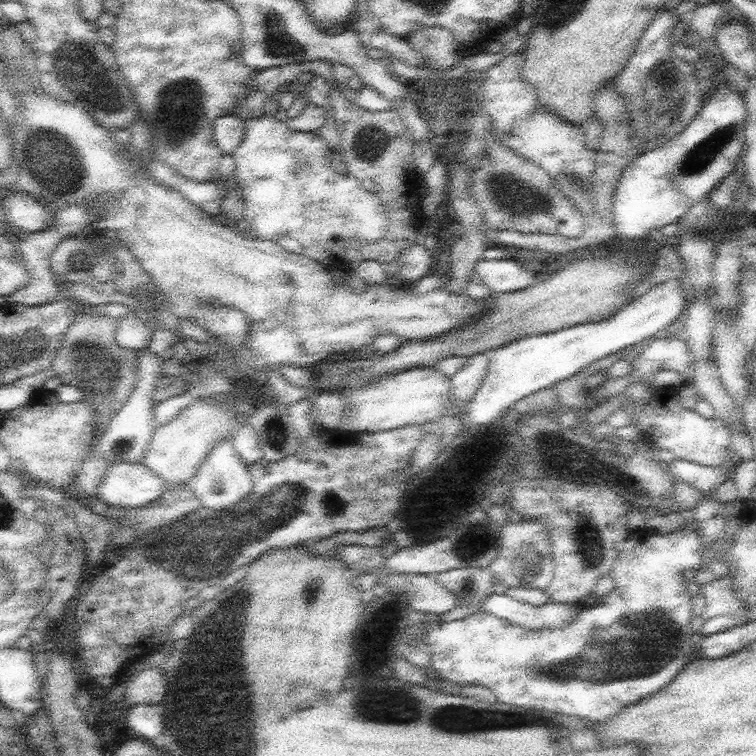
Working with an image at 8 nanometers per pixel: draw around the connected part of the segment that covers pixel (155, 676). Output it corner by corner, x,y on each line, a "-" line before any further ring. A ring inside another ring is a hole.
148,667
133,674
126,683
126,705
156,705
166,696
166,678
160,667

